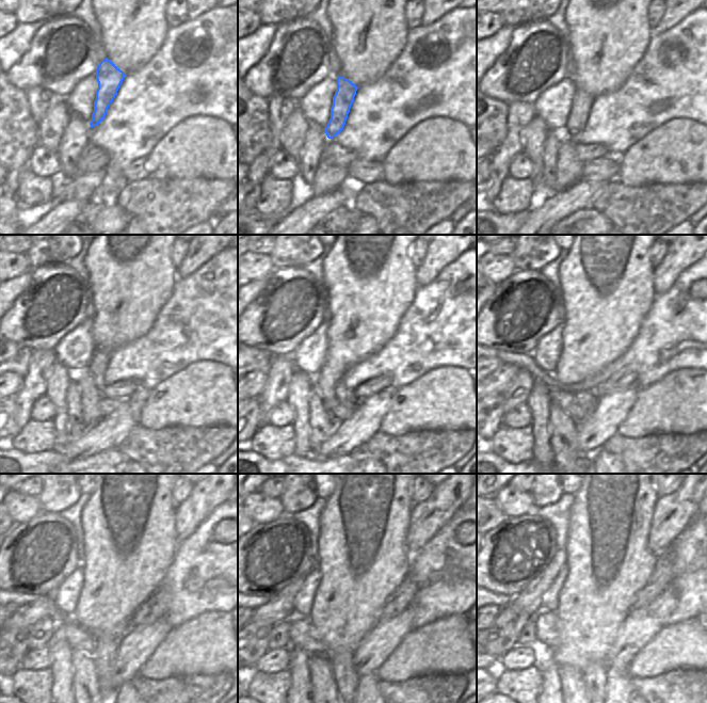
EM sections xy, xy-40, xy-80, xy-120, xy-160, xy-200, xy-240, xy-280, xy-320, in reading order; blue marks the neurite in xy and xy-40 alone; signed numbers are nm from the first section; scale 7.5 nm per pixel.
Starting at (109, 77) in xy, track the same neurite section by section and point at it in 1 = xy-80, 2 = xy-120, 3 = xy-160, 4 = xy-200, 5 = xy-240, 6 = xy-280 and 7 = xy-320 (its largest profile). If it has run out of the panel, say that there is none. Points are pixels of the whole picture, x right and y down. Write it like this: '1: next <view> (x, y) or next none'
1: next xy-80 (581, 104)
2: next xy-120 (97, 366)
3: next xy-160 (341, 393)
4: next xy-200 (587, 399)
5: next xy-240 (103, 657)
6: next xy-280 (344, 672)
7: next xy-320 (594, 675)

